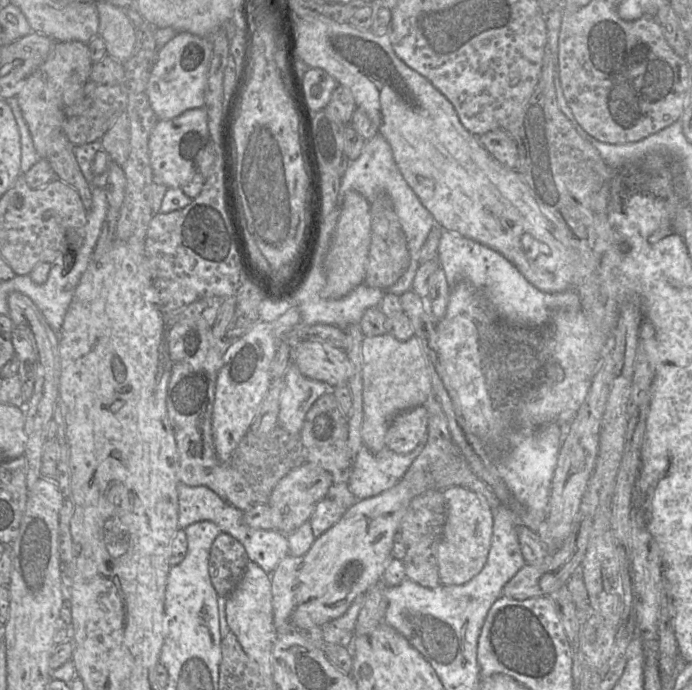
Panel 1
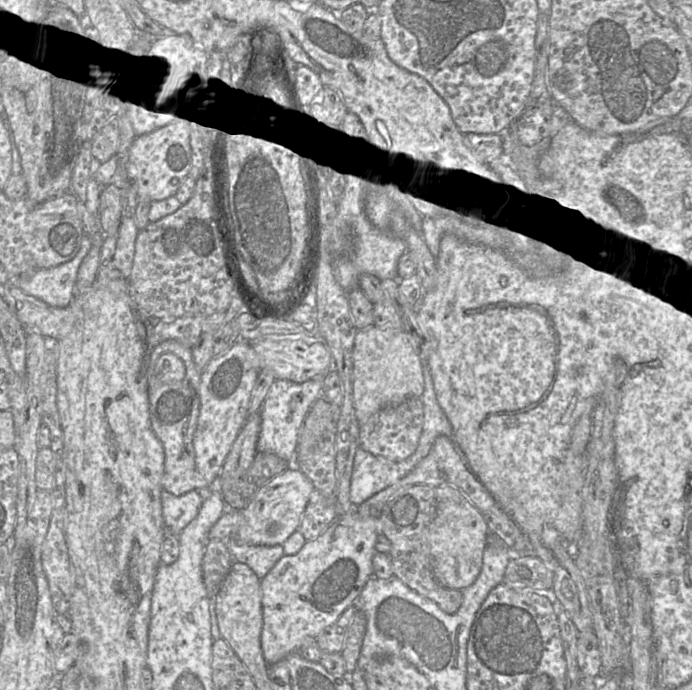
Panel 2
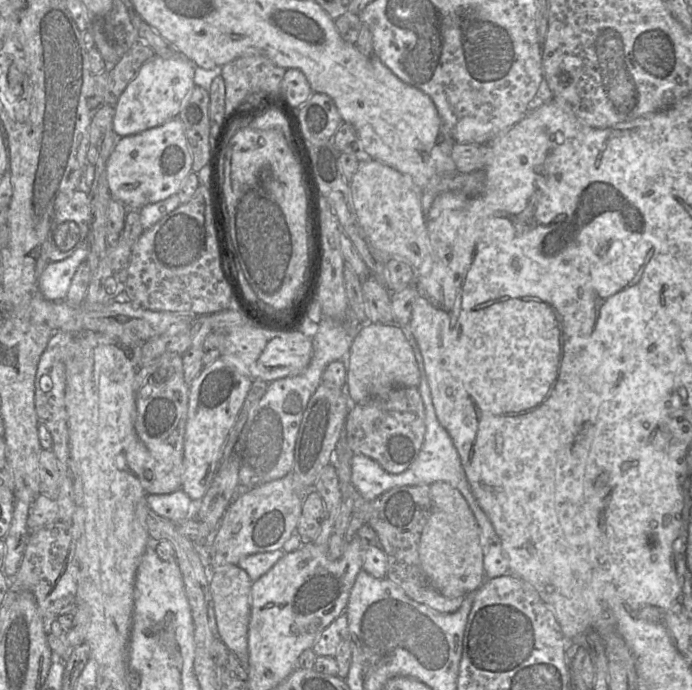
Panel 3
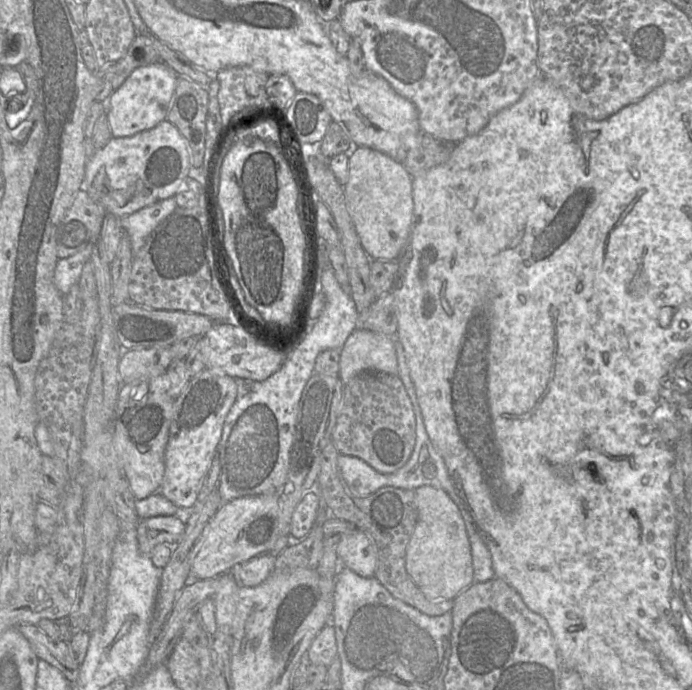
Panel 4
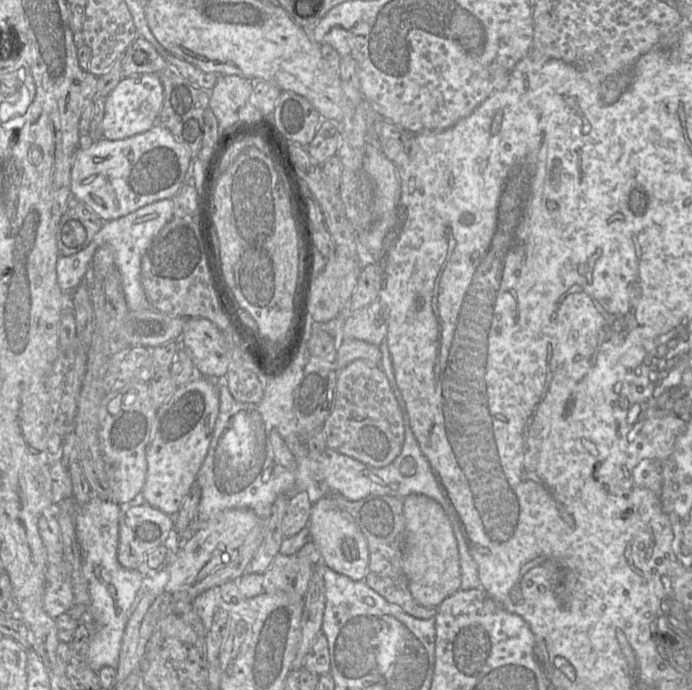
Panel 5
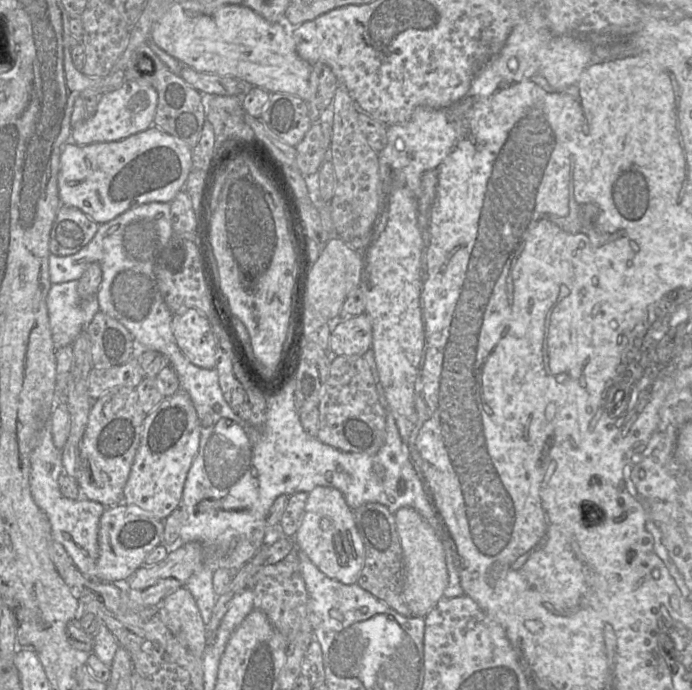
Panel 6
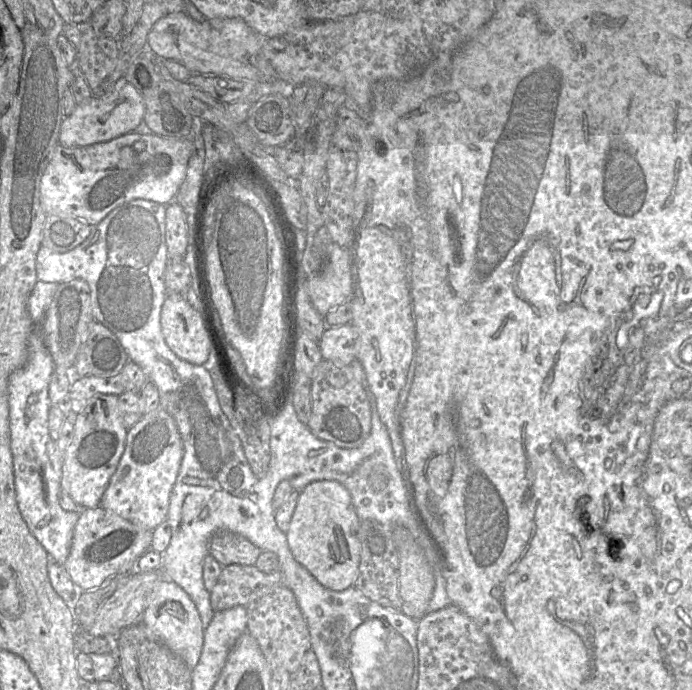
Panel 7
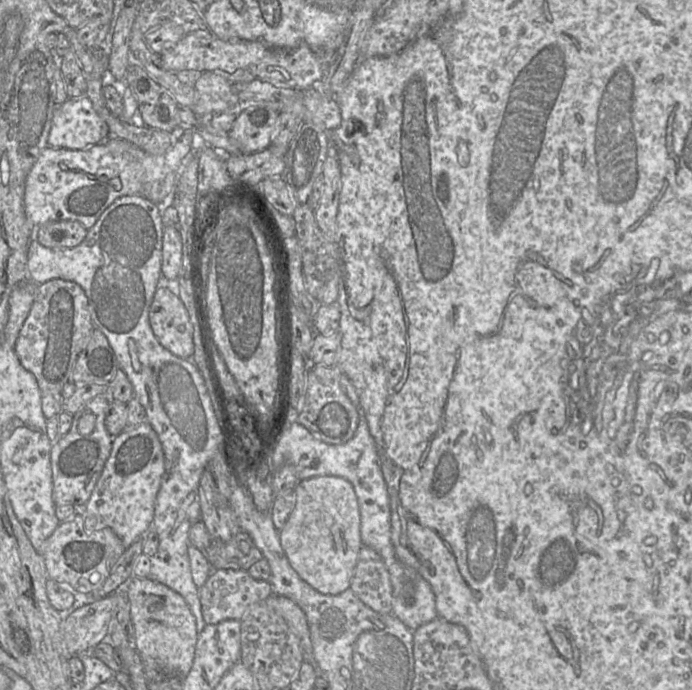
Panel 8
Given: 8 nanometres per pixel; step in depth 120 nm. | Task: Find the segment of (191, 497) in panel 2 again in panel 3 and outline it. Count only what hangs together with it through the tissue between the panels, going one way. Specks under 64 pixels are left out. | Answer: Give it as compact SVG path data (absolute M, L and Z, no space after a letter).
M179 489L170 494L147 495L146 502L157 515L173 523L180 523L187 518L192 500Z

